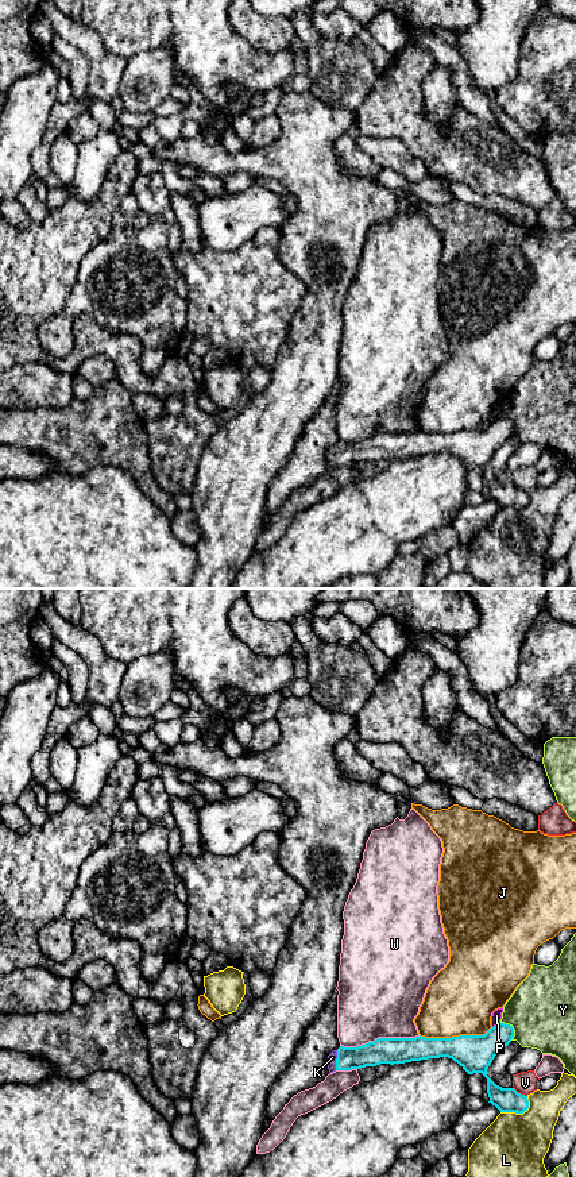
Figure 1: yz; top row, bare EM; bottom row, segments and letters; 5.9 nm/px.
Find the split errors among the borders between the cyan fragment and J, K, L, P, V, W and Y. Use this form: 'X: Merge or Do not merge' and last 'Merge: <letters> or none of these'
J: Do not merge
K: Merge
L: Do not merge
P: Do not merge
V: Do not merge
W: Do not merge
Y: Do not merge
Merge: K

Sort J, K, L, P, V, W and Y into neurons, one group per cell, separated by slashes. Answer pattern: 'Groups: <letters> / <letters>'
Groups: J / K / L / P / V / W / Y

